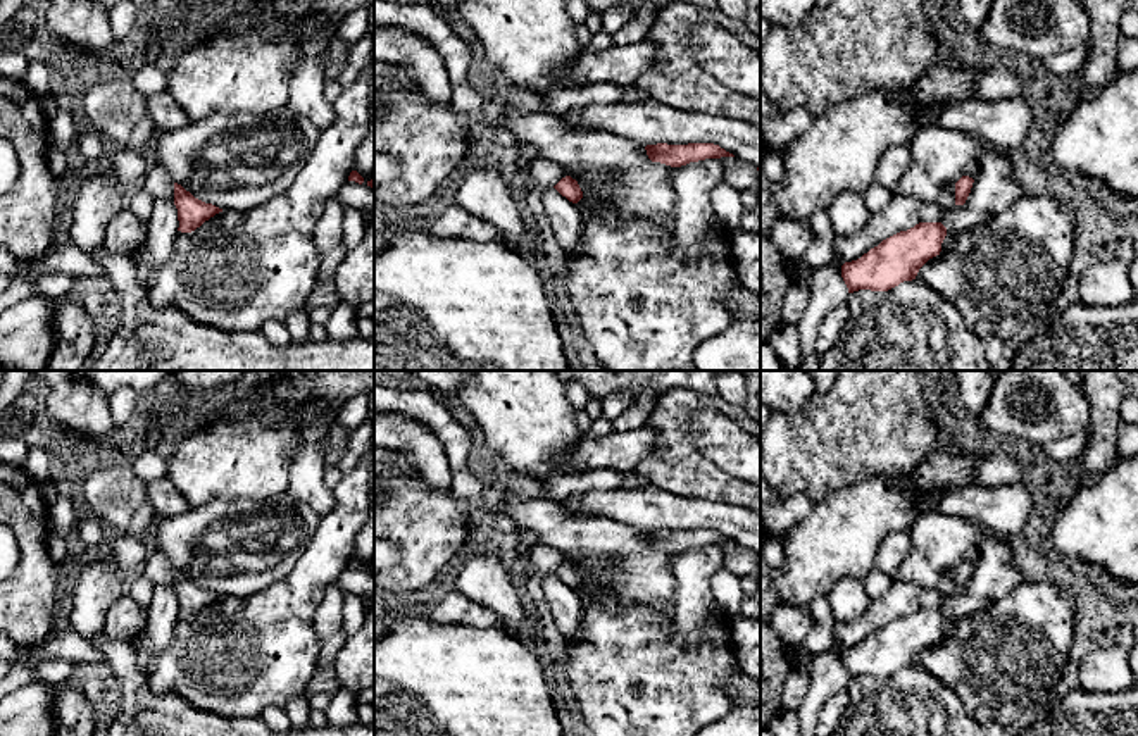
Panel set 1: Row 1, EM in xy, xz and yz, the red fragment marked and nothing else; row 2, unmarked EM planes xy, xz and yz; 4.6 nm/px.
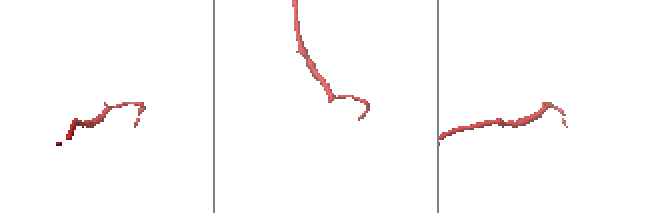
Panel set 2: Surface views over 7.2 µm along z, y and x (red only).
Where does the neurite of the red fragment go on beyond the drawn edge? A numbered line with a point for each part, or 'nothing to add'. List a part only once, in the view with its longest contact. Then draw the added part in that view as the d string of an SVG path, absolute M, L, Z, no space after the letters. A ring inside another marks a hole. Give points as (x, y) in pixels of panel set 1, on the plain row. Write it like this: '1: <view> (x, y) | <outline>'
1: yz (947, 585) | M955 569L945 572L938 584L938 591L943 595L950 595L952 591L955 591Z

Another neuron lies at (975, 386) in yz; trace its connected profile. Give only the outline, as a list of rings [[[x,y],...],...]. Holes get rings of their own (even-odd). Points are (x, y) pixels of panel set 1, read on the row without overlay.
[[[954,371],[960,402],[974,414],[979,415],[986,405],[993,377],[986,371]]]

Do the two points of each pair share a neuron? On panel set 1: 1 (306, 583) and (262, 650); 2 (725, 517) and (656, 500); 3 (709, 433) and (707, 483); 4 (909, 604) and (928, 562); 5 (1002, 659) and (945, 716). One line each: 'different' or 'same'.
1: same
2: same
3: different
4: different
5: different

